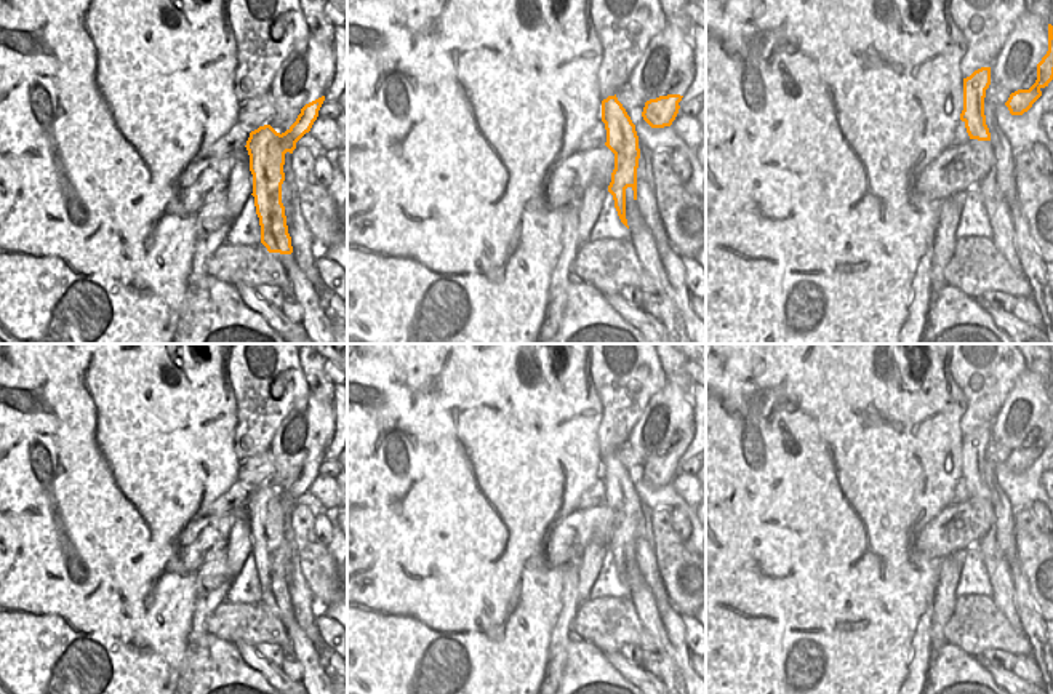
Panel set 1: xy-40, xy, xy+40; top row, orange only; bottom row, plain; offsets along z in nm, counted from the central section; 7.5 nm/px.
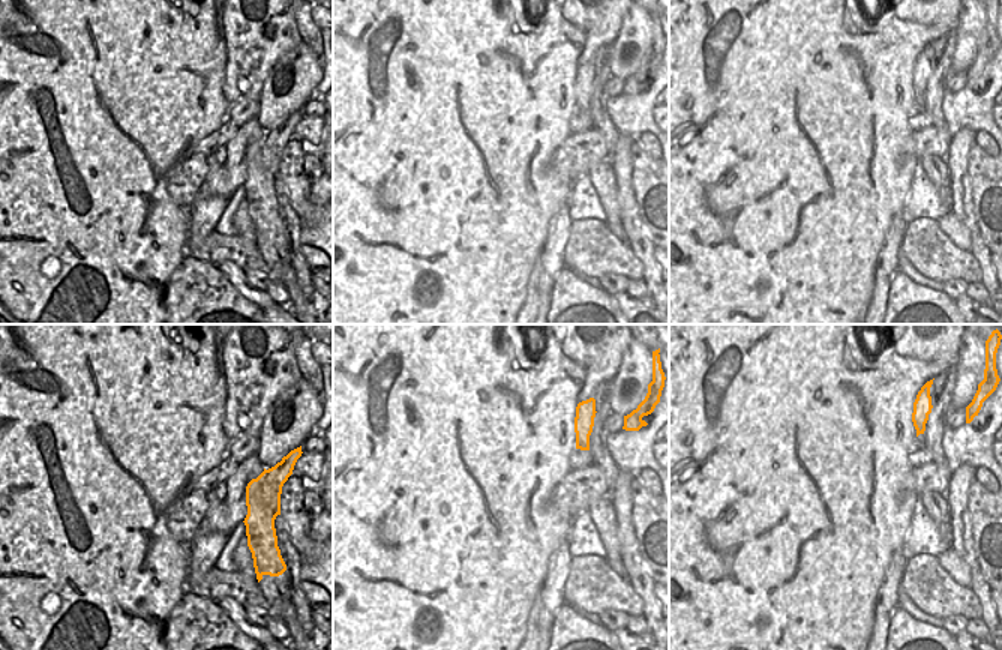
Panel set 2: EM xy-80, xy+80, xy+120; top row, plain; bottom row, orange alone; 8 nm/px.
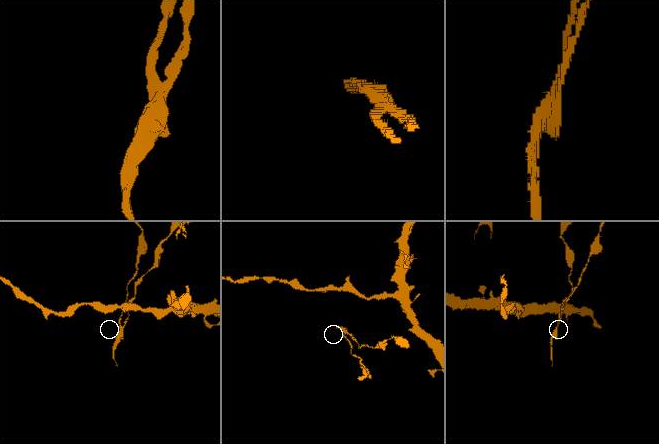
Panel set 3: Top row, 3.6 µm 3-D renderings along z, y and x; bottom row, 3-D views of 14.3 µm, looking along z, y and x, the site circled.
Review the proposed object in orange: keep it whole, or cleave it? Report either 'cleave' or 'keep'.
cleave

